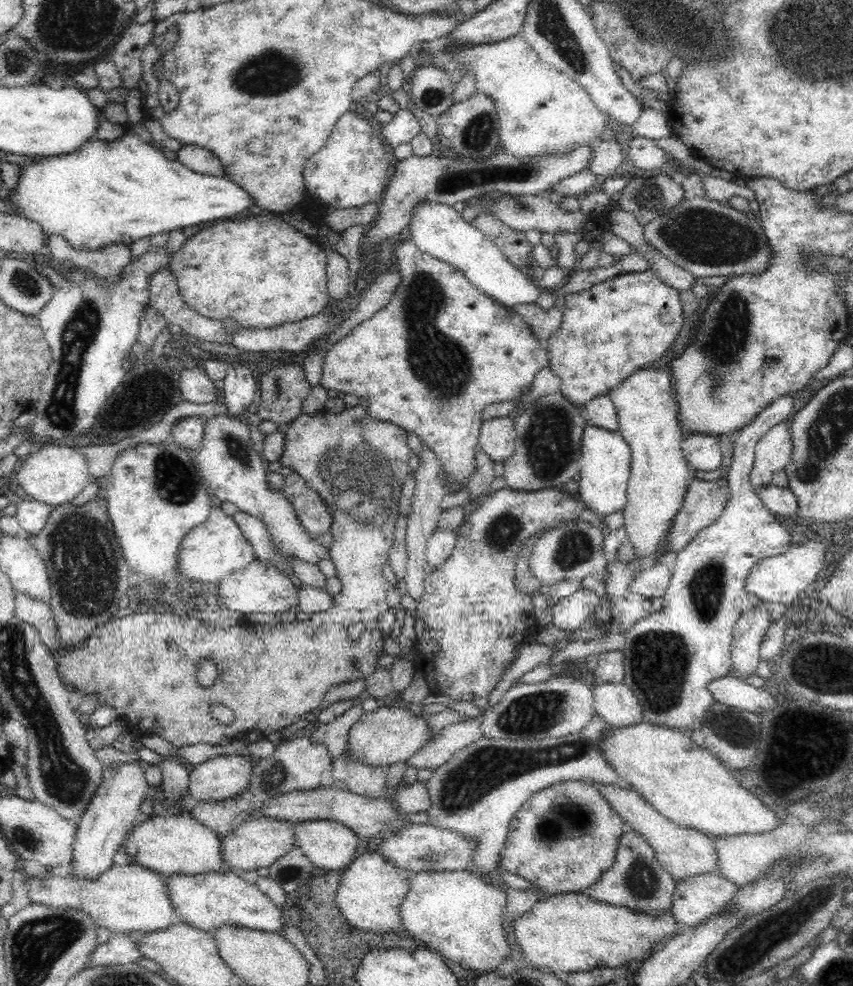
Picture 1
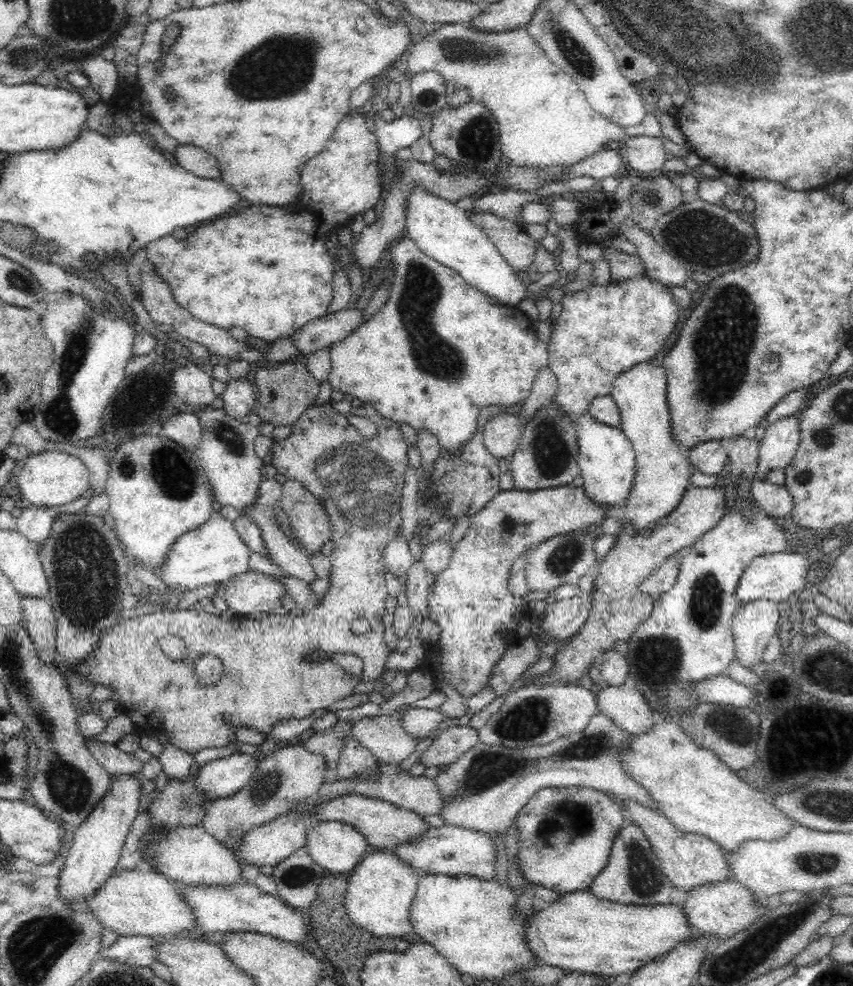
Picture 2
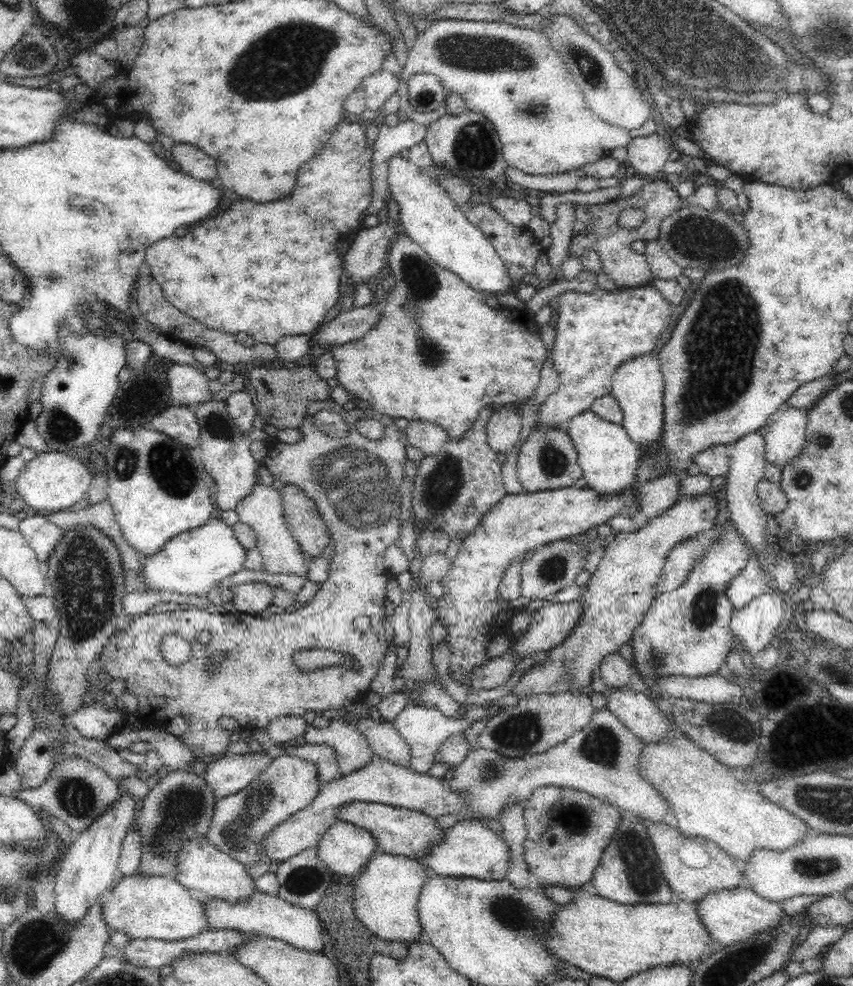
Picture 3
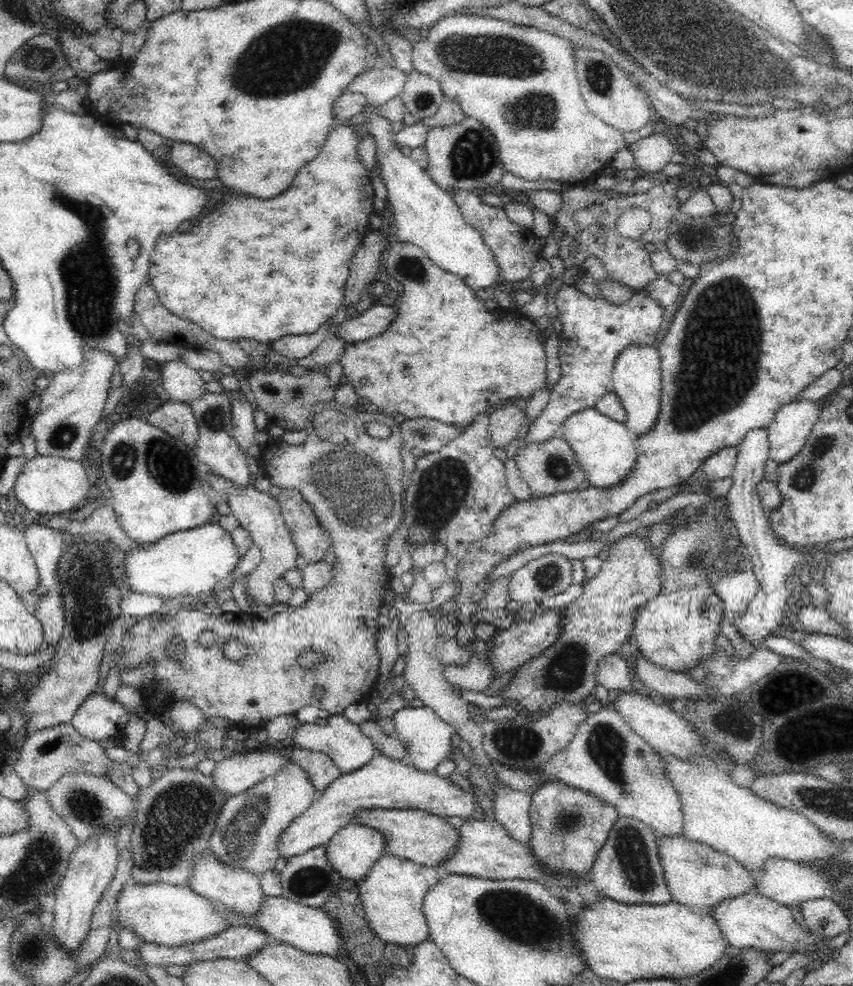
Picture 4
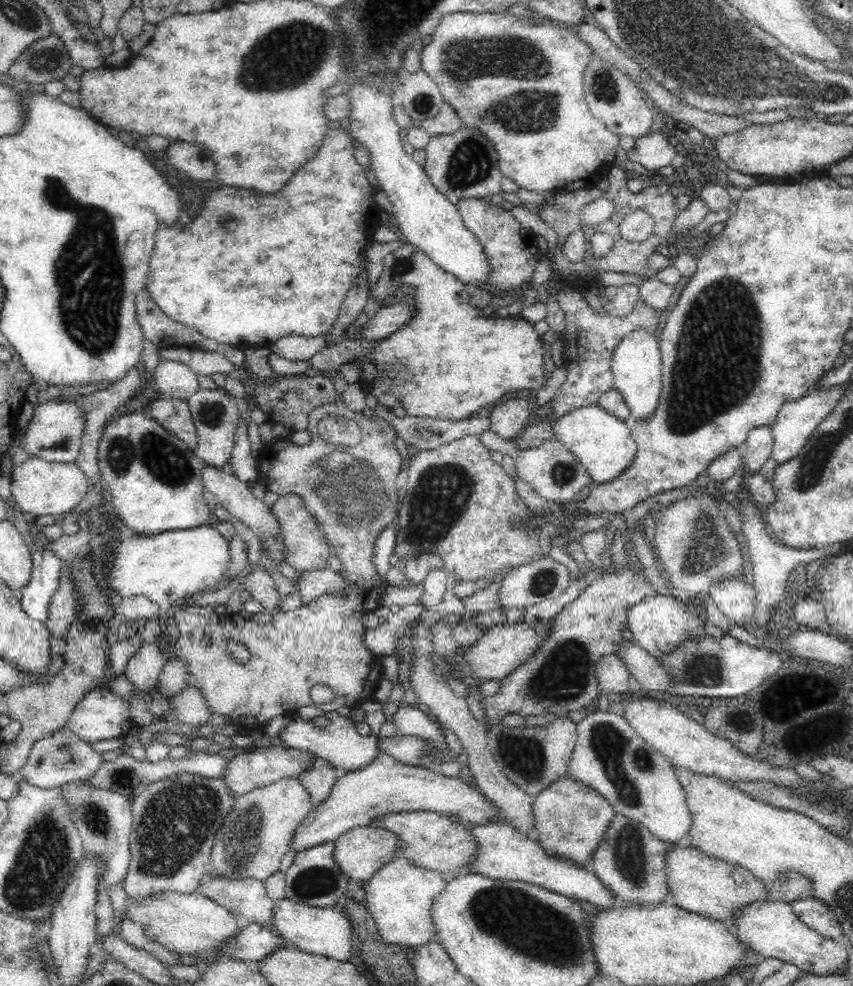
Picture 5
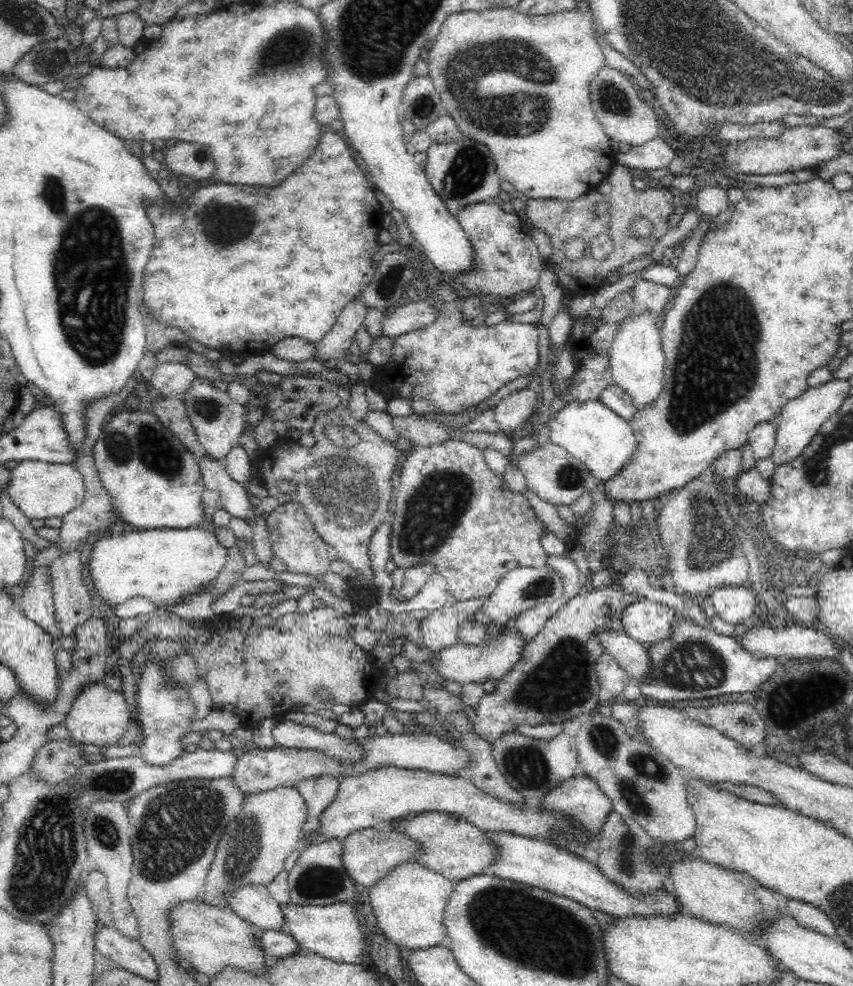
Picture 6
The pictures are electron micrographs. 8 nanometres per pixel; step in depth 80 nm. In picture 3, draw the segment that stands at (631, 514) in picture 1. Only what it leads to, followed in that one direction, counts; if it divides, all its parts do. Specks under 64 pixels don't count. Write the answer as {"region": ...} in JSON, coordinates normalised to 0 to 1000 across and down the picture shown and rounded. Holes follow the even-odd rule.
{"region":[[[755,357],[750,361],[741,361],[732,365],[716,381],[716,401],[721,403],[730,418],[730,430],[736,443],[744,448],[750,456],[757,450],[769,450],[774,446],[777,434],[776,418],[778,418],[777,381],[771,361],[763,357]],[[792,478],[767,486],[763,490],[757,490],[747,497],[751,507],[749,528],[756,529],[774,523],[797,505],[795,503],[795,489],[798,485],[790,481]]]}

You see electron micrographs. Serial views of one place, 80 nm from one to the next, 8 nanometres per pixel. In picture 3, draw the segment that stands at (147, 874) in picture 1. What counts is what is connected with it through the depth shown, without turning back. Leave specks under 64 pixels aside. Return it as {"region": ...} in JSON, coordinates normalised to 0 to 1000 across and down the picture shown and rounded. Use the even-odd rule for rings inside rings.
{"region":[[[159,886],[140,890],[129,903],[131,910],[120,919],[120,928],[130,943],[144,945],[151,951],[204,955],[247,942],[242,926],[243,915],[226,911],[223,902],[213,899],[208,891]]]}

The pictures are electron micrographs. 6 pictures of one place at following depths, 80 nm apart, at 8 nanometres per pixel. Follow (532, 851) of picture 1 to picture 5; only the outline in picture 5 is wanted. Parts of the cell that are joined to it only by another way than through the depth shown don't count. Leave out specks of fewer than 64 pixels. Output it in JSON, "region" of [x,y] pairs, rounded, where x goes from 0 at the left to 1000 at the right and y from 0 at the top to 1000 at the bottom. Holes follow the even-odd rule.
{"region":[[[662,789],[647,794],[625,812],[625,830],[633,848],[630,853],[640,864],[660,868],[675,876],[692,877],[694,863],[708,848],[714,832],[721,826],[719,817],[693,797]]]}

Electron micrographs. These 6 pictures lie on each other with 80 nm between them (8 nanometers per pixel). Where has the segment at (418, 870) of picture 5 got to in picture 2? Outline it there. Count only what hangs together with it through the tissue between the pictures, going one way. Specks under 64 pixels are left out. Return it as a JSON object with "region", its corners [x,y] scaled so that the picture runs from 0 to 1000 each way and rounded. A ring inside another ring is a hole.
{"region":[[[434,863],[422,876],[417,877],[403,910],[403,920],[415,937],[436,945],[438,949],[481,949],[485,946],[481,918],[485,913],[492,884],[461,864]]]}

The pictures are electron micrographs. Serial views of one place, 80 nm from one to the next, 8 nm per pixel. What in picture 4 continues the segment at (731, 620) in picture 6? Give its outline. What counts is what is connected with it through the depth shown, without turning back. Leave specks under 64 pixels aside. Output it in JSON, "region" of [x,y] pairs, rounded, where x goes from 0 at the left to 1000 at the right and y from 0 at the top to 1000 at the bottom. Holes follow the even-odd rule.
{"region":[[[863,577],[836,591],[835,599],[844,606],[849,623],[857,628],[875,621],[876,615],[889,600],[889,589],[882,577]]]}

